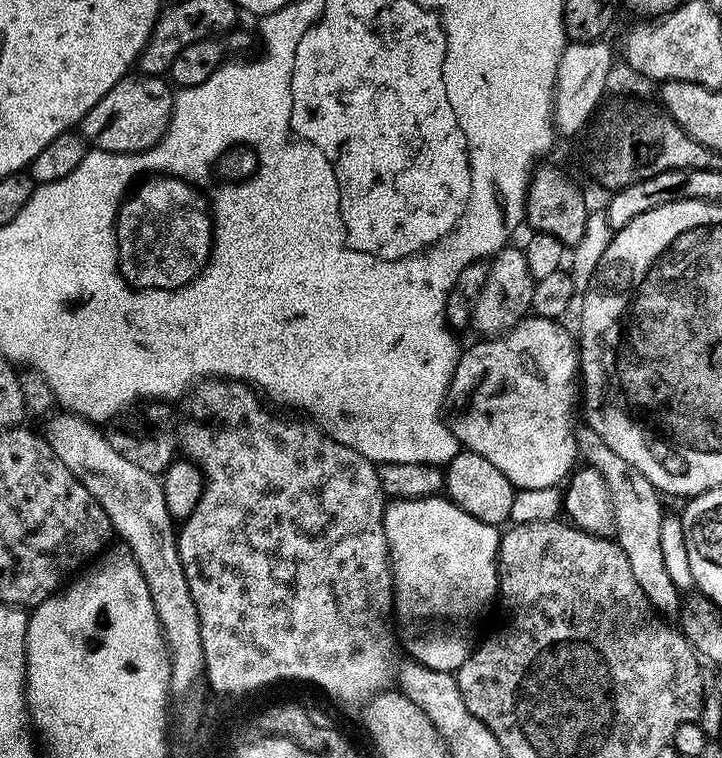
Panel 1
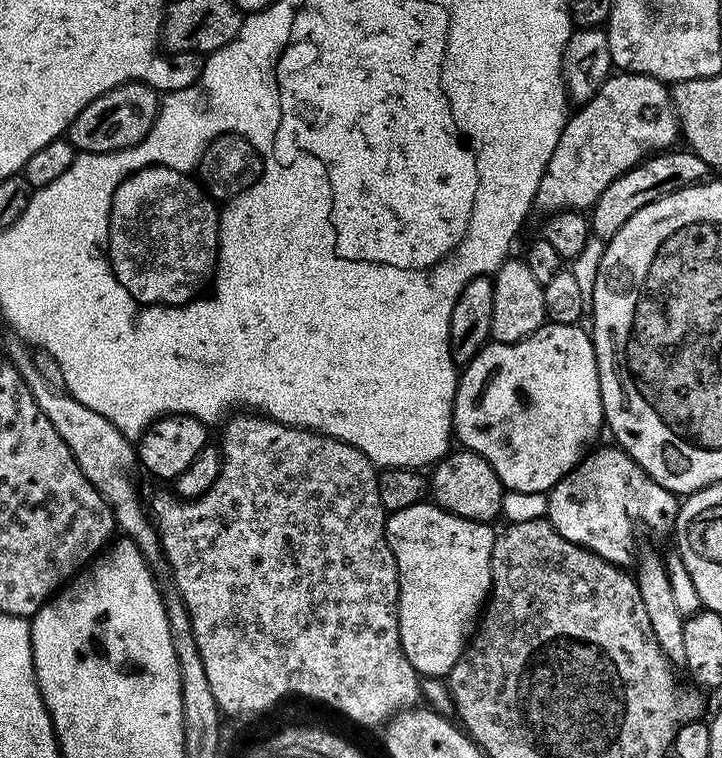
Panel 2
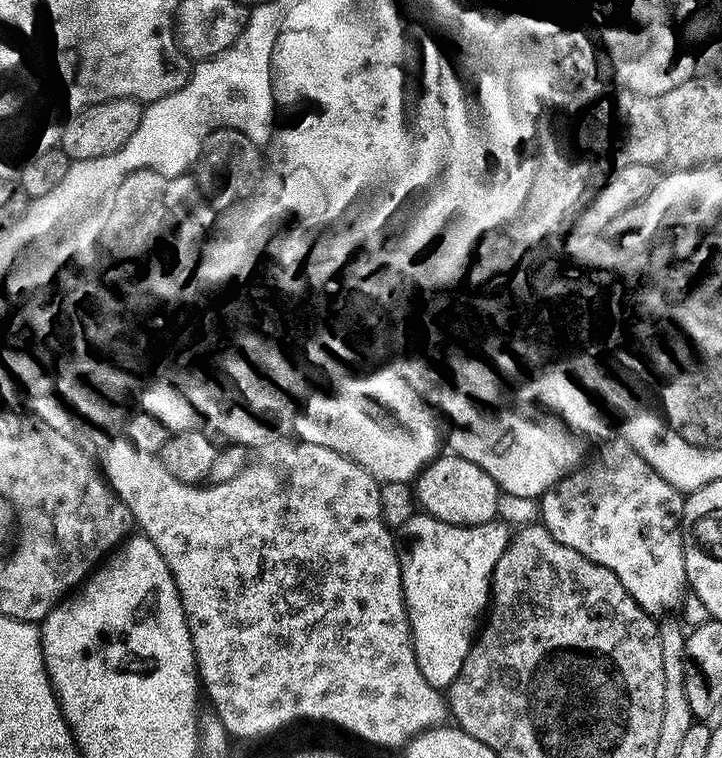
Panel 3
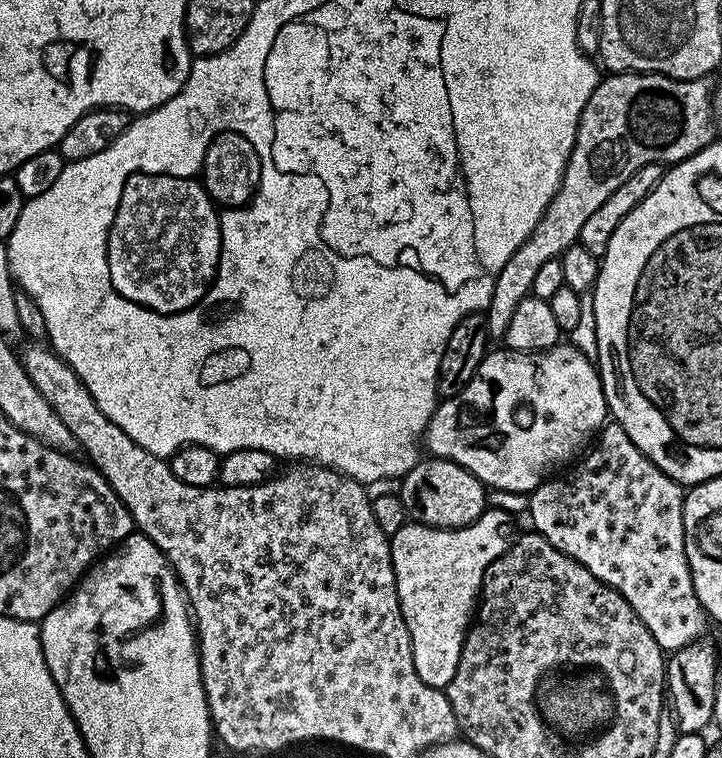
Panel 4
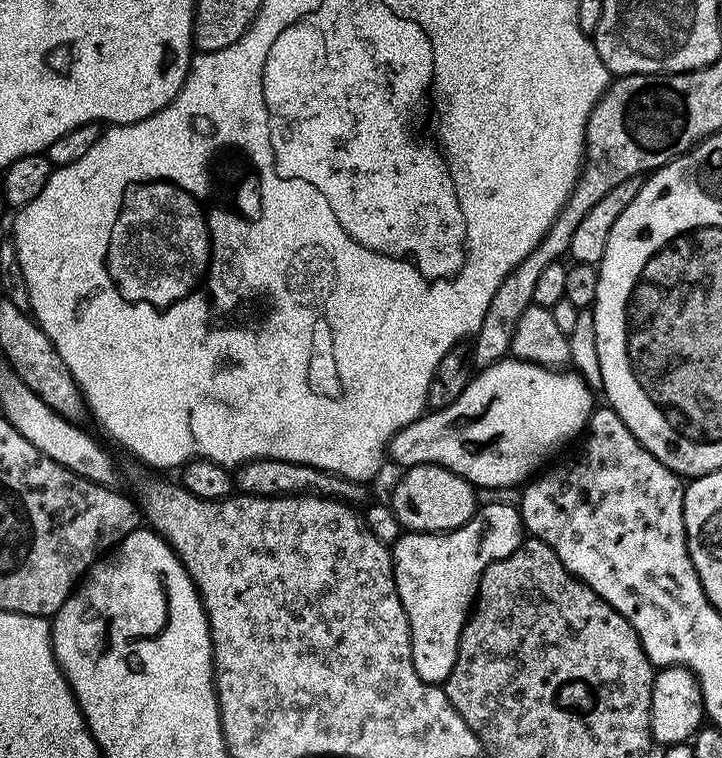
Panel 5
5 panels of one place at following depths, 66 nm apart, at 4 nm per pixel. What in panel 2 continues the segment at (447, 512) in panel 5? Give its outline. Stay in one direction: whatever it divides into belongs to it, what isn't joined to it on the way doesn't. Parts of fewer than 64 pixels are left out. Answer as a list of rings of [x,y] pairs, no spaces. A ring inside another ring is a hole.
[[[467,450],[453,451],[431,469],[430,496],[437,508],[445,508],[455,516],[467,520],[492,522],[504,504],[506,489],[500,479],[477,452]]]

